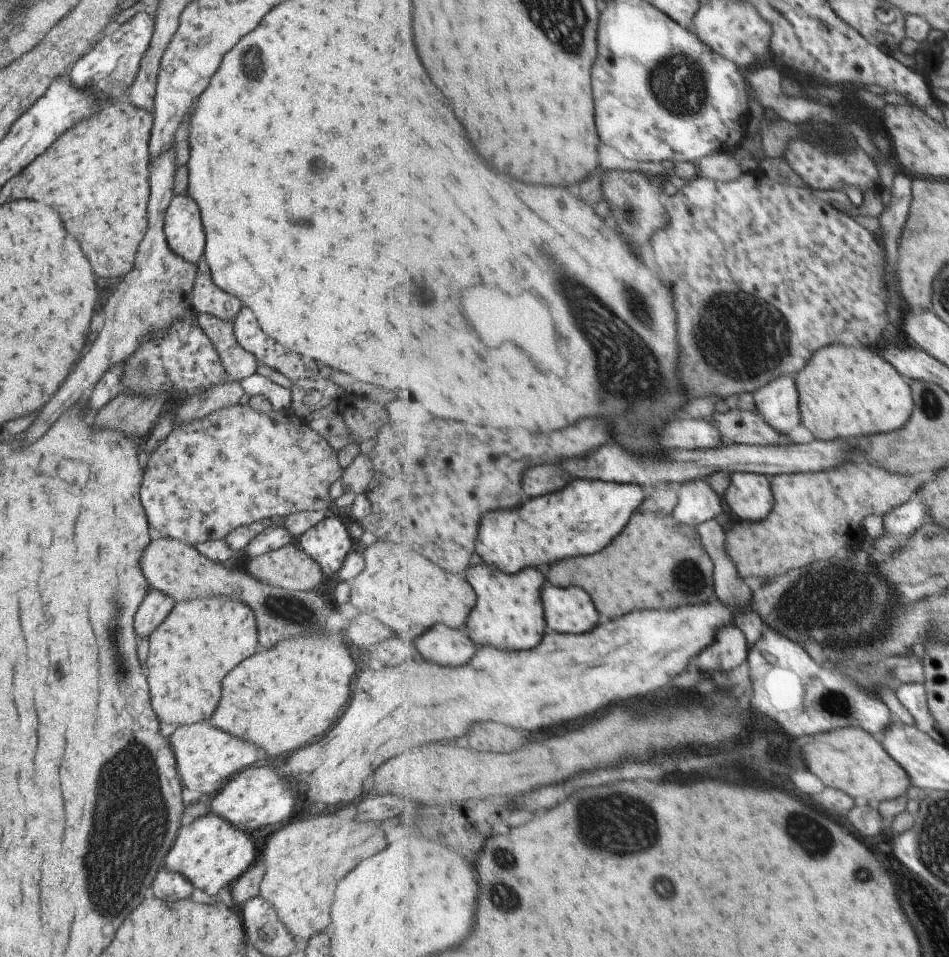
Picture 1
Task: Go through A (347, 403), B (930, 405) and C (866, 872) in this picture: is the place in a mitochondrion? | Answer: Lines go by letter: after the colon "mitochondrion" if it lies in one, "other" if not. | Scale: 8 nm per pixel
A: other
B: mitochondrion
C: mitochondrion

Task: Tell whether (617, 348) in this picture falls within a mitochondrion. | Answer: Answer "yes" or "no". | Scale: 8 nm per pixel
yes

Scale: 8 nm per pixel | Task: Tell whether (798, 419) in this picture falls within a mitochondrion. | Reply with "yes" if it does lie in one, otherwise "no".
no

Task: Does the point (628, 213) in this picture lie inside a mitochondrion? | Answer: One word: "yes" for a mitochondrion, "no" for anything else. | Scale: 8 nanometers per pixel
yes

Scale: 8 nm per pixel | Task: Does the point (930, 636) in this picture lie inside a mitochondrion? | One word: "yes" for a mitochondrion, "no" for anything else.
no

